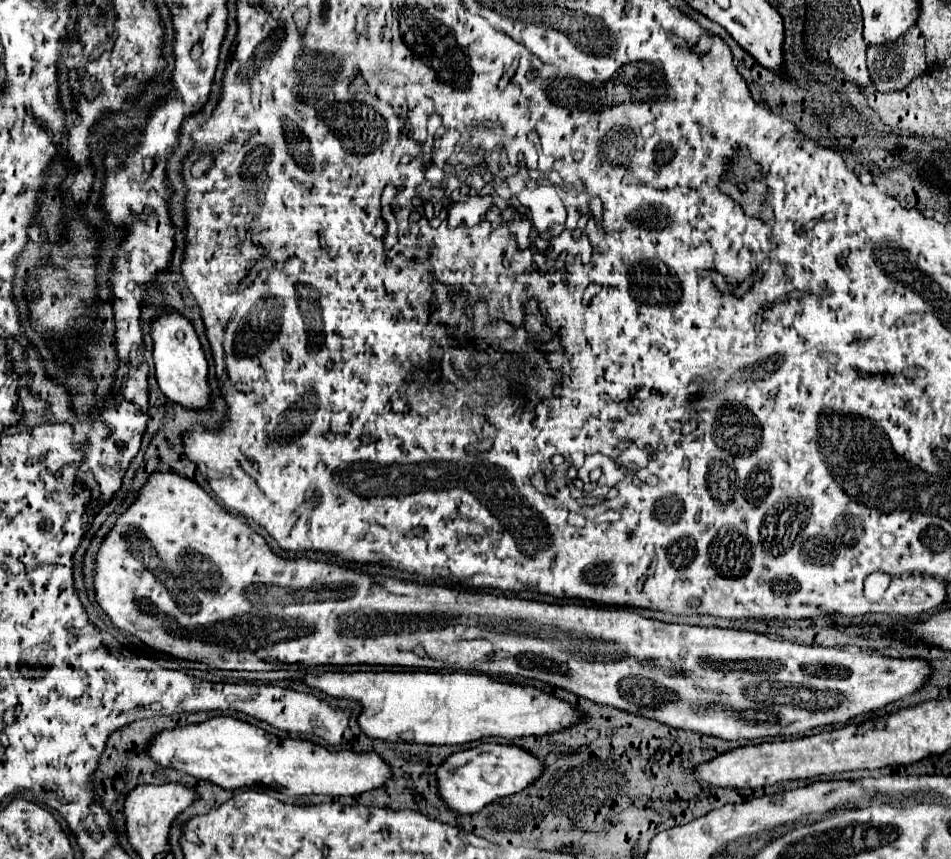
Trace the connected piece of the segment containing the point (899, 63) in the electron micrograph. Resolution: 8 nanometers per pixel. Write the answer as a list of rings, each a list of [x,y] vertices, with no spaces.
[[[912,26],[908,32],[904,32],[896,42],[884,44],[880,46],[880,50],[876,50],[878,46],[868,48],[868,70],[870,70],[870,78],[876,86],[878,92],[896,92],[896,90],[904,90],[914,78],[922,76],[926,66],[926,48],[924,48],[924,36],[918,30],[918,26]]]

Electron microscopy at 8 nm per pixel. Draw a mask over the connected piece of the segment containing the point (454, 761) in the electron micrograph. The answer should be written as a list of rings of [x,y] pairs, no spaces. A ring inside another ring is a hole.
[[[478,744],[470,750],[460,750],[452,756],[448,756],[436,772],[436,786],[438,796],[442,802],[458,812],[458,814],[476,814],[486,804],[490,804],[496,798],[516,794],[532,784],[534,778],[540,776],[542,764],[538,758],[528,754],[526,750],[520,750],[518,746],[504,746],[504,744]]]

